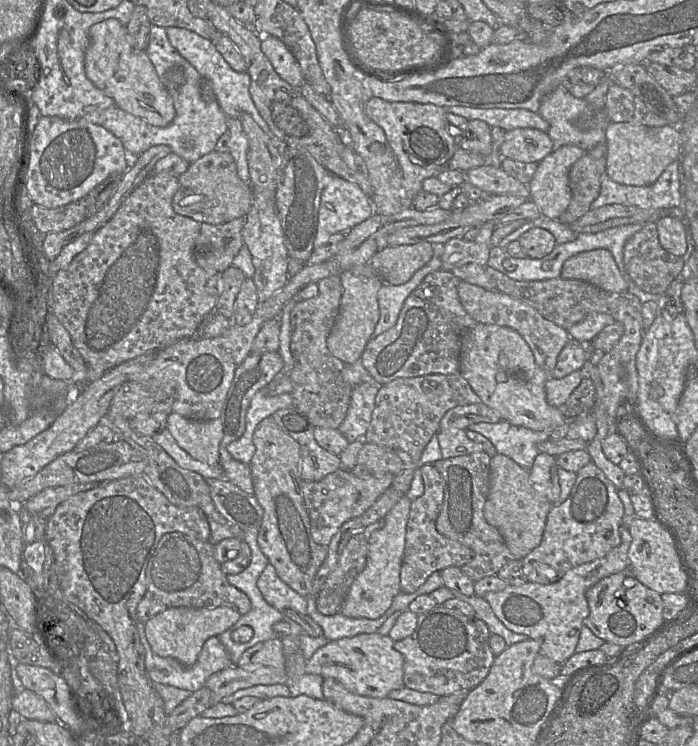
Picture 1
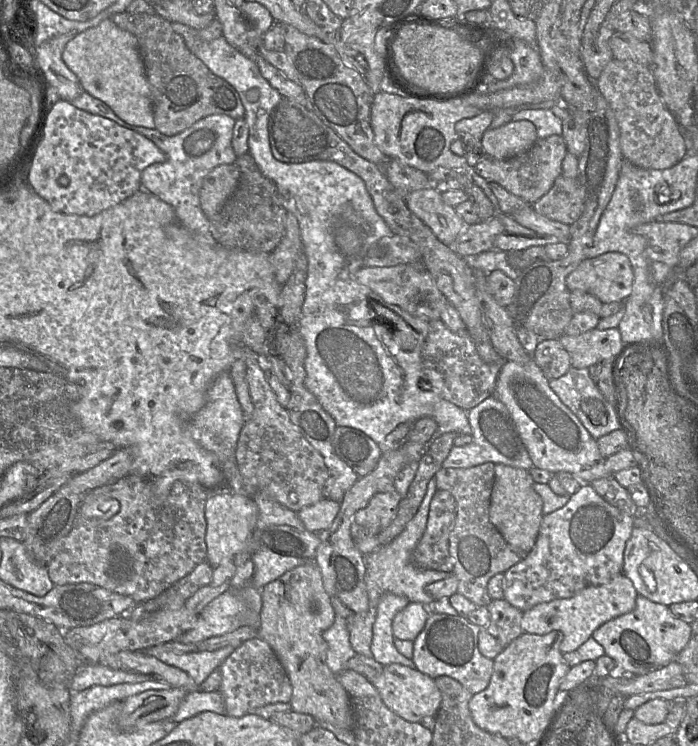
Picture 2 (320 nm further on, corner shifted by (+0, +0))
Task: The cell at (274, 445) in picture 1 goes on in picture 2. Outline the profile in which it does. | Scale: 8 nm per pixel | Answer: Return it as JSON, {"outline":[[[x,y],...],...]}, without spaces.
{"outline":[[[308,560],[287,571],[266,584],[261,593],[258,637],[270,645],[289,677],[293,690],[292,710],[311,715],[316,725],[326,722],[337,728],[352,730],[354,713],[351,699],[326,663],[328,645],[323,633],[334,623],[335,612],[316,561]]]}

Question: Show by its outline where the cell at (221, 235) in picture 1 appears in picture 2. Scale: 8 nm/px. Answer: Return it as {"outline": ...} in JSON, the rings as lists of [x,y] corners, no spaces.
{"outline":[[[249,152],[239,156],[234,164],[239,169],[239,179],[234,192],[225,201],[219,212],[209,219],[211,235],[222,248],[270,254],[283,237],[288,211],[280,204],[275,183],[261,173]]]}

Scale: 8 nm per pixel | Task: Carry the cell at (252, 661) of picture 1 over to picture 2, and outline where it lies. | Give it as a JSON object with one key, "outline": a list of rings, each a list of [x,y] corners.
{"outline":[[[259,637],[237,647],[220,666],[222,681],[219,688],[224,698],[226,715],[242,717],[259,707],[275,703],[290,703],[292,685],[270,645]]]}

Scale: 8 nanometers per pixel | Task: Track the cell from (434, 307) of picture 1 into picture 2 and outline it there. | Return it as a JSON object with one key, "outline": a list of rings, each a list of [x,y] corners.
{"outline":[[[441,319],[429,321],[428,335],[423,345],[421,359],[423,378],[429,382],[431,390],[467,412],[493,395],[503,363],[503,361],[493,364],[485,363],[478,355],[467,330],[452,332]]]}

